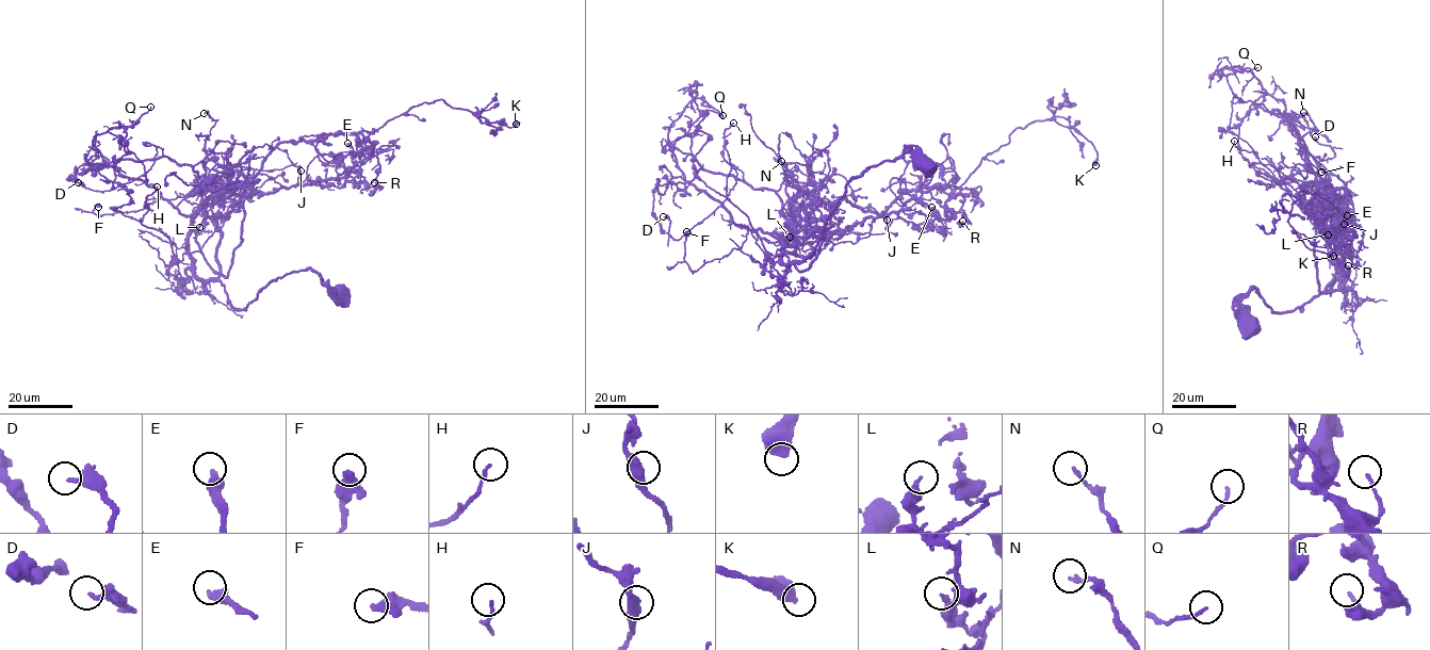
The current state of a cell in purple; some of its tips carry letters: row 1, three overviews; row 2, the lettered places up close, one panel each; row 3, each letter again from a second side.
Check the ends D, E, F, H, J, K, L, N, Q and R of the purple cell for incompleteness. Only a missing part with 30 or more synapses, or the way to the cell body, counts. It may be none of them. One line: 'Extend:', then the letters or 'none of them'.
Extend: none of them

